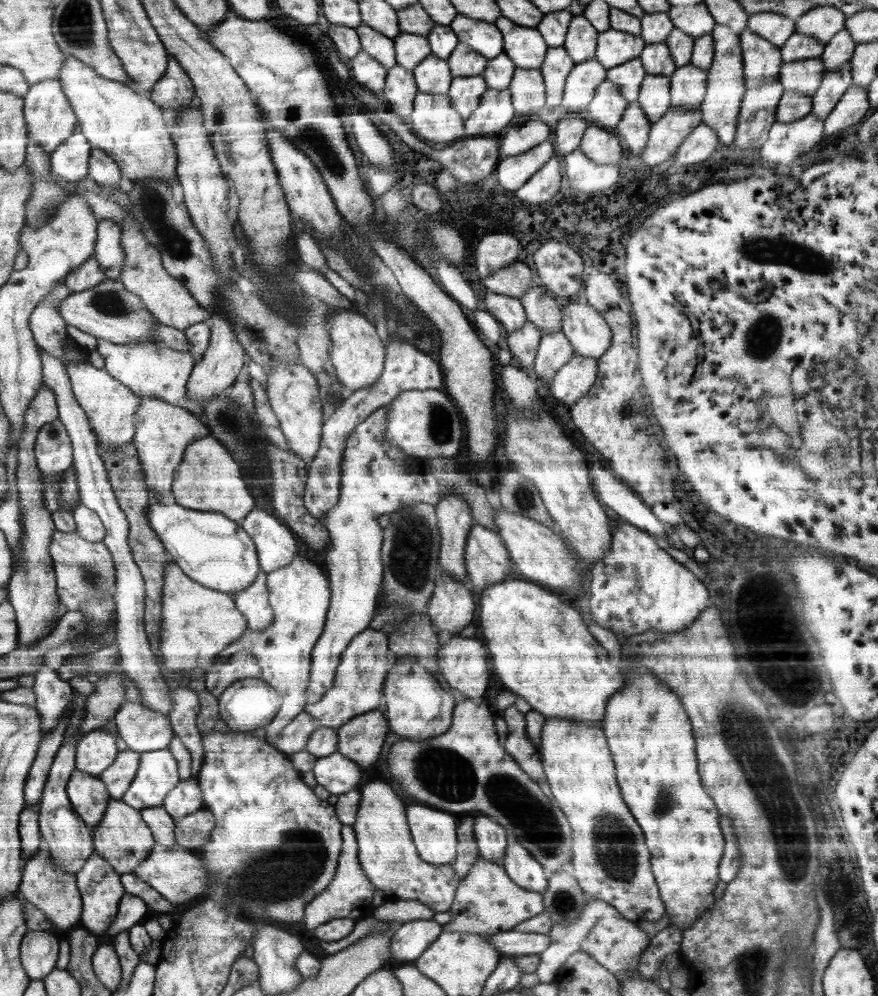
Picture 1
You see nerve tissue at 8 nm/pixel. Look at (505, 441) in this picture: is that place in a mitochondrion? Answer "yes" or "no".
no

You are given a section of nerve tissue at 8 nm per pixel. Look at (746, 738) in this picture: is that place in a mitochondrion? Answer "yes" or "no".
yes

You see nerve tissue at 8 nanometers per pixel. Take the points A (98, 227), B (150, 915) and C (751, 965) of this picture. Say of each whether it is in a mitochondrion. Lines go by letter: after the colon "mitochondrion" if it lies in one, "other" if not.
A: other
B: other
C: mitochondrion

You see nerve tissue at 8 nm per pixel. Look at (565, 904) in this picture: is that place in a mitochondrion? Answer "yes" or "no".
yes

